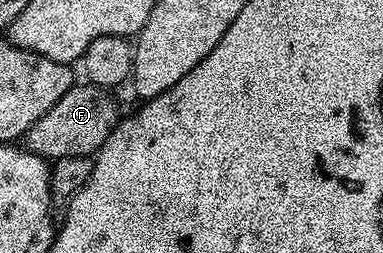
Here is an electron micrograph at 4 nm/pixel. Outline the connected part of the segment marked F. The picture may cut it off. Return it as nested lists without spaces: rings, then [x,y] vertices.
[[[75,84],[51,108],[51,112],[43,112],[39,120],[30,128],[23,142],[28,150],[35,152],[43,159],[56,160],[63,156],[93,156],[101,149],[102,144],[111,136],[117,126],[117,102],[108,89],[92,84]]]

